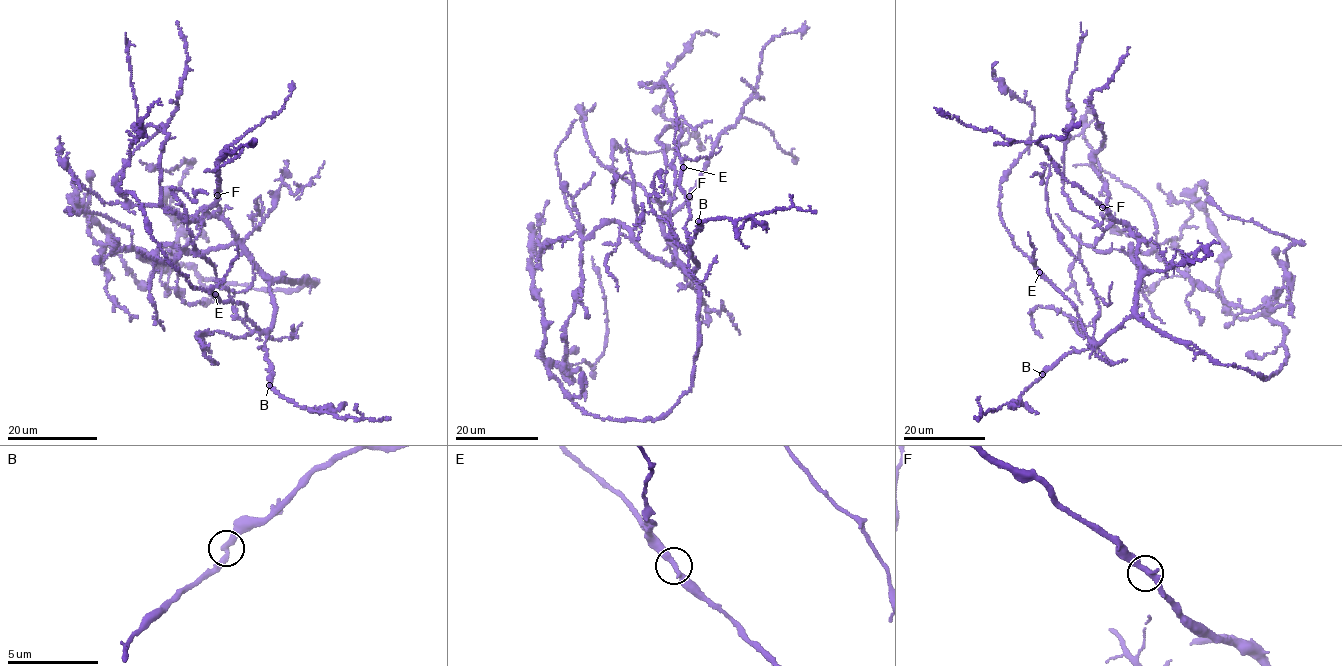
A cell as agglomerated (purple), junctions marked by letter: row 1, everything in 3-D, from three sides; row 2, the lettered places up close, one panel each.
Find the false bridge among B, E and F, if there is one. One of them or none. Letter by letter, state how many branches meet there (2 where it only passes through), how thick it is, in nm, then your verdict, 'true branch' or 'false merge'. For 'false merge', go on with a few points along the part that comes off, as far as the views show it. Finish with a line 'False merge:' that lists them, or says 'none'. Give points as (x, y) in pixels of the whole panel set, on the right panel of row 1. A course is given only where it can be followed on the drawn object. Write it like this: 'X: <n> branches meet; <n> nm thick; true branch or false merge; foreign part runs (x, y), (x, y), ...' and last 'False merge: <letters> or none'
B: 2 branches meet; 320 nm thick; false merge; foreign part runs (1042, 374), (1017, 401), (993, 412), (981, 412), (978, 420)
E: 2 branches meet; 320 nm thick; true branch
F: 2 branches meet; 320 nm thick; true branch
False merge: B

